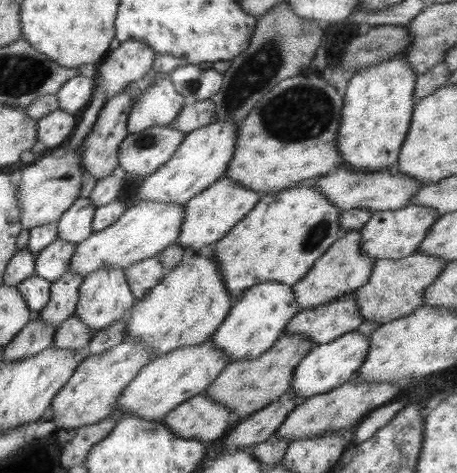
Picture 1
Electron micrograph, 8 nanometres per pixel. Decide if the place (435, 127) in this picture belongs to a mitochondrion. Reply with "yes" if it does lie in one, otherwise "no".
no

